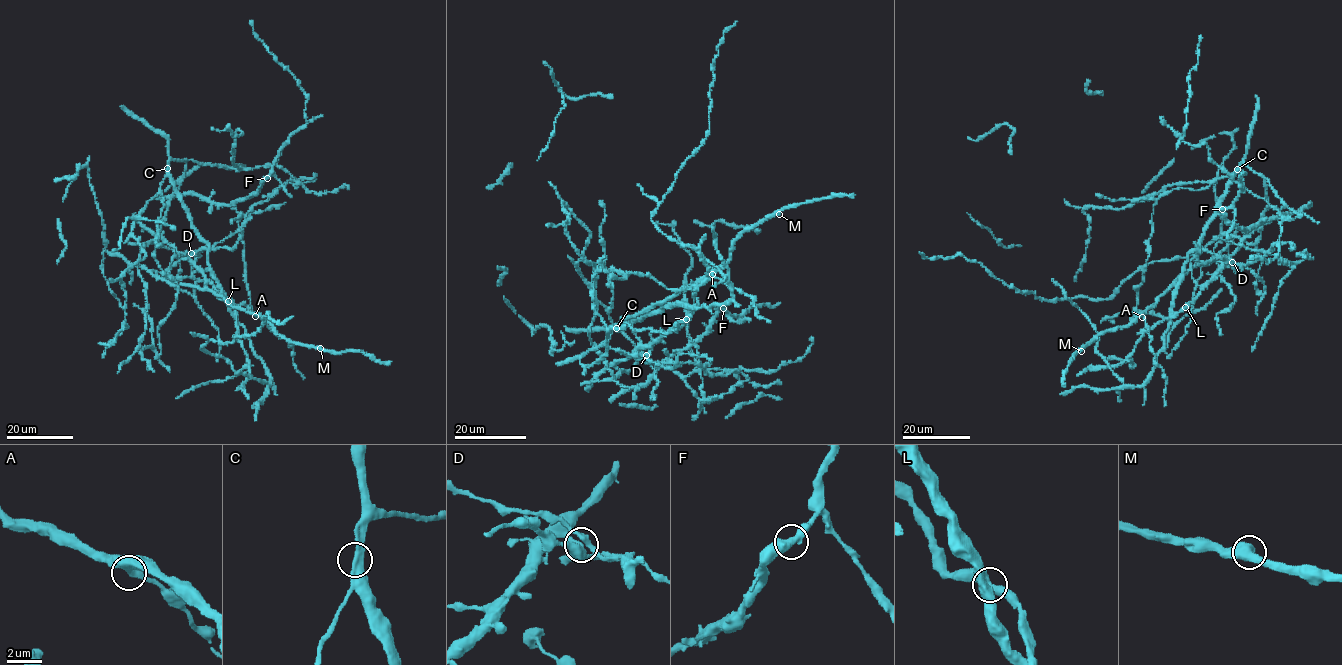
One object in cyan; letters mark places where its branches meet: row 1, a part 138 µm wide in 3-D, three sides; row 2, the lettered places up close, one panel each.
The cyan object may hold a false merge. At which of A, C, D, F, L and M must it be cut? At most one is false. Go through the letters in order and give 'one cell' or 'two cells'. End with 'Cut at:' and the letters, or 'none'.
A: one cell
C: one cell
D: one cell
F: one cell
L: one cell
M: one cell
Cut at: none

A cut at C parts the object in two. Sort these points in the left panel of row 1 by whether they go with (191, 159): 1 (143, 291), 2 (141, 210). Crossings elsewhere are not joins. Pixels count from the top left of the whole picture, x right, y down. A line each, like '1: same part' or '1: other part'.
1: same part
2: other part

